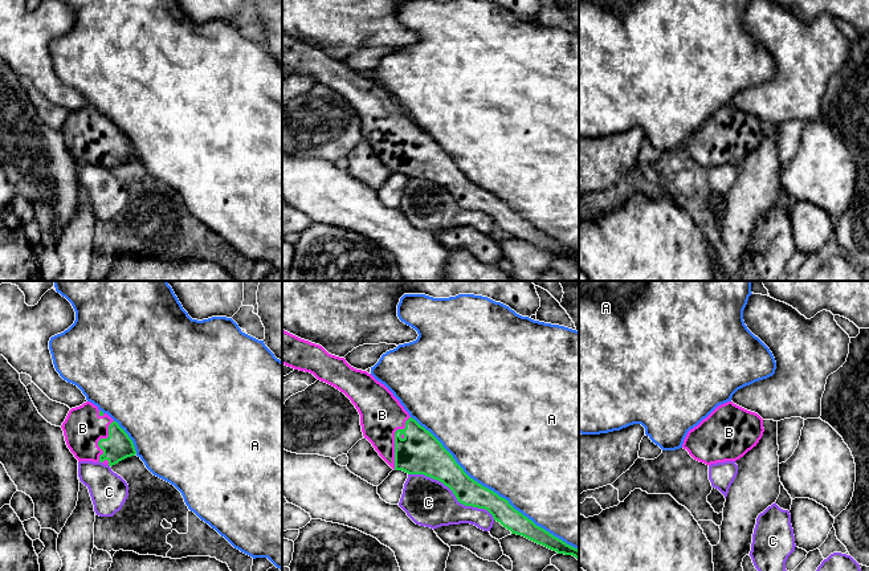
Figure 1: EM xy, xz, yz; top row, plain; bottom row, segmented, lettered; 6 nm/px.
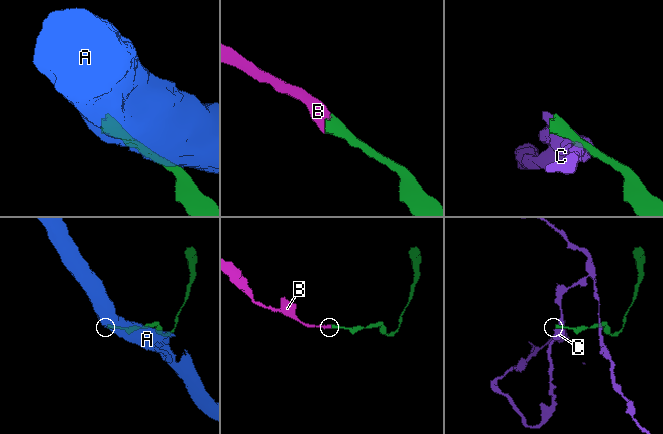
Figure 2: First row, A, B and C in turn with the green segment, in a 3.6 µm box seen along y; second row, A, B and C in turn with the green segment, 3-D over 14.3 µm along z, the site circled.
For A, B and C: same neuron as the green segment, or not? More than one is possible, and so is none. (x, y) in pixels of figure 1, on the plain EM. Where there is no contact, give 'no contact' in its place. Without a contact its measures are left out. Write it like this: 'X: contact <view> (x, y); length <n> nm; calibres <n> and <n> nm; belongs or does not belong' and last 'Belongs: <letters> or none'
A: contact xz (492, 194); length 1300 nm; calibres 160 and 500 nm; does not belong
B: contact xz (395, 145); length 340 nm; calibres 260 and 260 nm; belongs
C: contact xz (453, 196); length 600 nm; calibres 220 and 300 nm; does not belong
Belongs: B

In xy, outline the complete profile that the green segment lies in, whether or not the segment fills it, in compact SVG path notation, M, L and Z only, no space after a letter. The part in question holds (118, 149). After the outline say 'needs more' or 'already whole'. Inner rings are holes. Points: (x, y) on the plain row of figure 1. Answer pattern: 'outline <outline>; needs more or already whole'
outline M90 105L72 111L61 131L66 148L78 166L93 164L113 170L136 158L125 132Z; needs more

